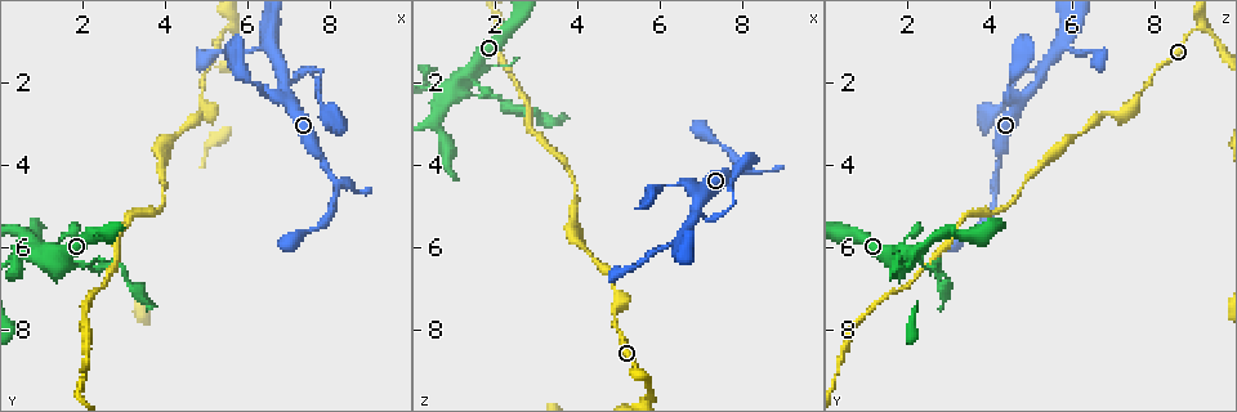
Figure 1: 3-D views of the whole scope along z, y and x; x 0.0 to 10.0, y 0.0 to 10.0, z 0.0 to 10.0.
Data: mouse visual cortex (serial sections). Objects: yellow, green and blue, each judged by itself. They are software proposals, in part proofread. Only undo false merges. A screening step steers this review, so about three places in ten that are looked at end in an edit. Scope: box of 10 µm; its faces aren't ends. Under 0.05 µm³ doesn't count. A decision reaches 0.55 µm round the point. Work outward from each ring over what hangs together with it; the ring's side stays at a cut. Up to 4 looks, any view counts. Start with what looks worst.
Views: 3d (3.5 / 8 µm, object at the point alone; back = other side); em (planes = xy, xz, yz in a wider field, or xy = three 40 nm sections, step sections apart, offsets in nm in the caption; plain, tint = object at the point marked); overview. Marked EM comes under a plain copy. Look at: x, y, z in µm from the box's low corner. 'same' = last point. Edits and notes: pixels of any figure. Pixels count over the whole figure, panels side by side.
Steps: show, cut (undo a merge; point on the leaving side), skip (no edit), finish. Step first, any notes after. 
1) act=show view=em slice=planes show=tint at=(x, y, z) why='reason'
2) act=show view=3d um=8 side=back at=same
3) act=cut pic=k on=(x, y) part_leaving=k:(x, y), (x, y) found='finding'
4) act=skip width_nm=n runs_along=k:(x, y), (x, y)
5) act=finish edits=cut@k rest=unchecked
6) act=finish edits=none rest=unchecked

act=show view=em slice=xy step=1 show=tint at=(7.25, 1.85, 5.30)

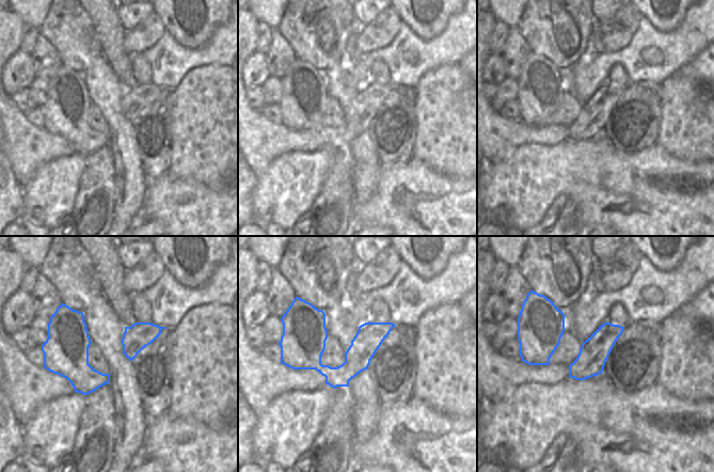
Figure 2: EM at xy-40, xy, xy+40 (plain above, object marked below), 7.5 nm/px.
act=show view=3d um=3.5 at=same why='see where the arms go'

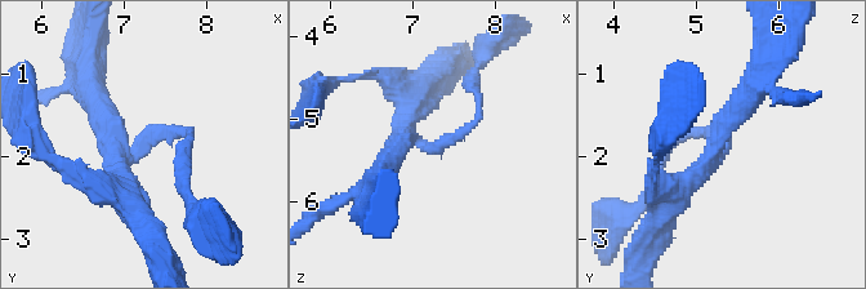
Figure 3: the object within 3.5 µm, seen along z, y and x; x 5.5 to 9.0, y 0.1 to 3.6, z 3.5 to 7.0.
act=skip runs_along=2:(390, 325), (342, 371), (287, 347) found='one cell here'

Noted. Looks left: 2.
act=show view=3d um=3.5 at=(5.75, 0.70, 9.25) why='sharp bend'

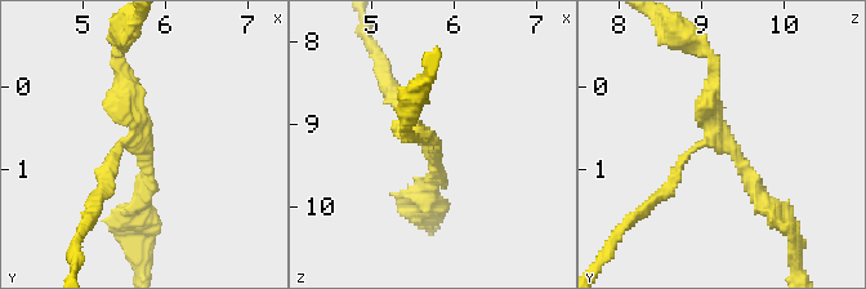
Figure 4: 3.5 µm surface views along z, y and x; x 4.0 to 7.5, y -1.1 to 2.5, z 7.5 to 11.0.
act=show view=em slice=xy step=5 show=tint at=(5.75, 0.65, 9.25)

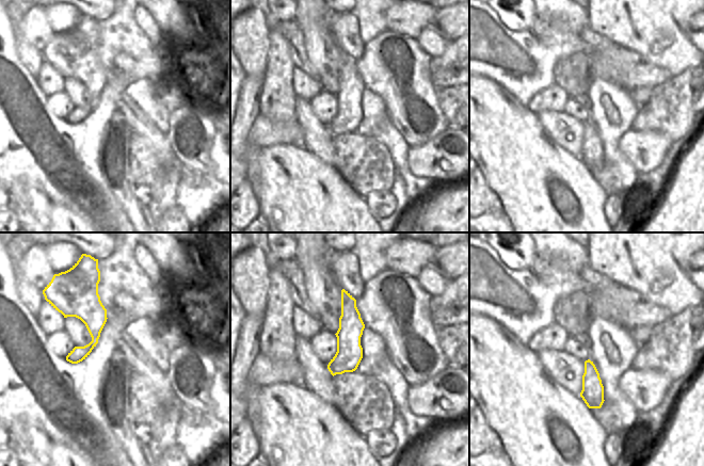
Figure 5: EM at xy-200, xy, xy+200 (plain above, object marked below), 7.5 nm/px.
act=skip runs_along=4:(392, 96), (436, 155), (423, 191) found='all the same cell'

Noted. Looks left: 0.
act=finish edits=none rest=unchecked

